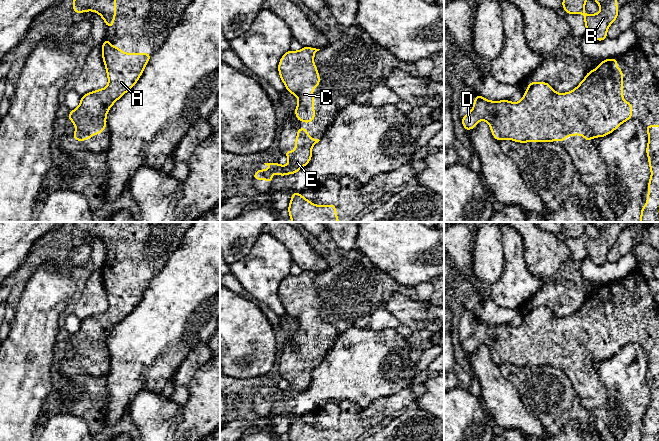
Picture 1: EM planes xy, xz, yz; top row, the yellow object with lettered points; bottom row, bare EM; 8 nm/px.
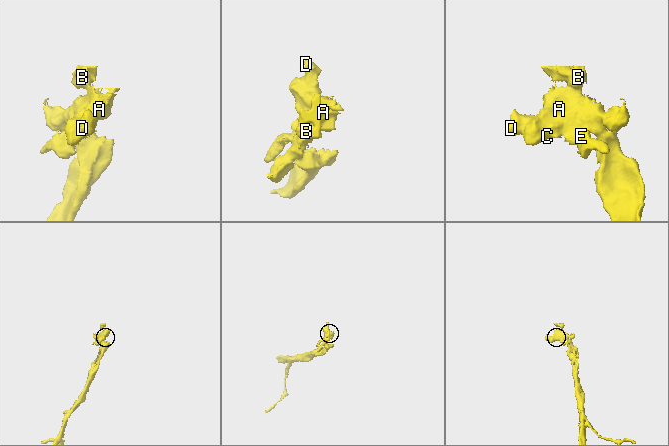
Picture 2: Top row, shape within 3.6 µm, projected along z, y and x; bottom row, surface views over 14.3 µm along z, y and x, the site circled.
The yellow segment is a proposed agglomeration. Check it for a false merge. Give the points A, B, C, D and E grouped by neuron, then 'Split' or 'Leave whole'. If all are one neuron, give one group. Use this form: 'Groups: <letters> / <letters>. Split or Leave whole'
Groups: A B C D E. Leave whole

